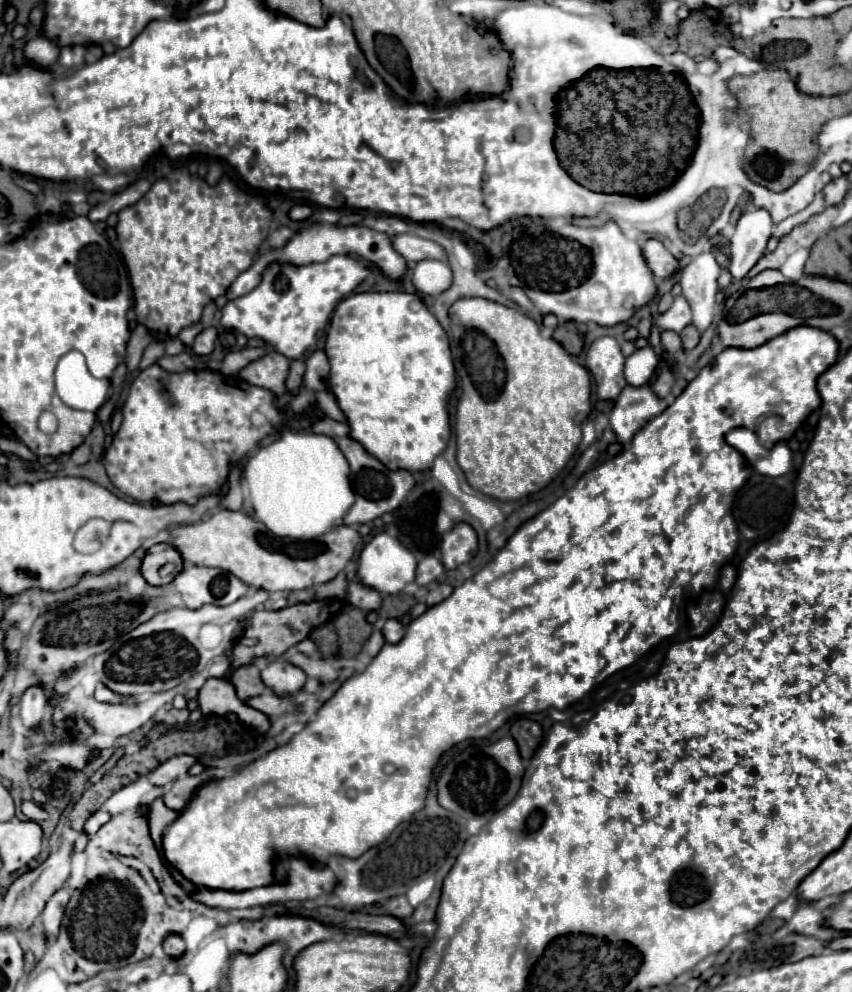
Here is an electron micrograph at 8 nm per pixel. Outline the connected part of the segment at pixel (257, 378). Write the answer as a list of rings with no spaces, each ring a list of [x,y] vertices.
[[[269,352],[267,356],[251,362],[239,372],[239,378],[273,392],[277,398],[285,394],[285,378],[289,372],[289,360],[283,354]]]

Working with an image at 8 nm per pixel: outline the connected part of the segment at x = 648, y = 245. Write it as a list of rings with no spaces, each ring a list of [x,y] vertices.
[[[649,238],[643,246],[643,258],[649,266],[649,270],[653,272],[653,276],[657,278],[669,278],[675,270],[677,270],[677,260],[675,256],[655,238]]]

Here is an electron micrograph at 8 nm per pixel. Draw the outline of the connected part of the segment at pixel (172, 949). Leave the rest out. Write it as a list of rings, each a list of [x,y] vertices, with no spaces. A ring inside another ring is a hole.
[[[167,934],[167,938],[163,940],[163,950],[165,950],[165,954],[177,958],[185,952],[185,942],[179,934]]]

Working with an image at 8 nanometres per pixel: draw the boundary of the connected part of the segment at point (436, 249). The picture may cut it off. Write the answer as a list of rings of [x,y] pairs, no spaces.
[[[415,234],[391,236],[391,244],[407,262],[419,262],[419,260],[427,260],[427,258],[445,260],[445,252],[439,244],[425,240],[425,238],[419,238]]]

